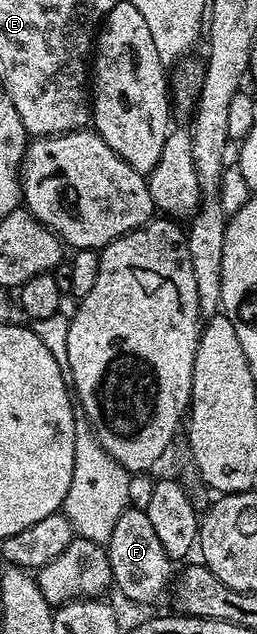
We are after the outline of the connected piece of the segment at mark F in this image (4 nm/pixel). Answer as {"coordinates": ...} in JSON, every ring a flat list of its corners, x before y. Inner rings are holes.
{"coordinates":[[129,508,122,511,114,532,106,546,112,585,120,588,120,593,128,601,137,601,144,605,147,601,156,601,164,592,169,592,174,581,173,562,162,547,162,539,154,532,154,523,145,510]]}

